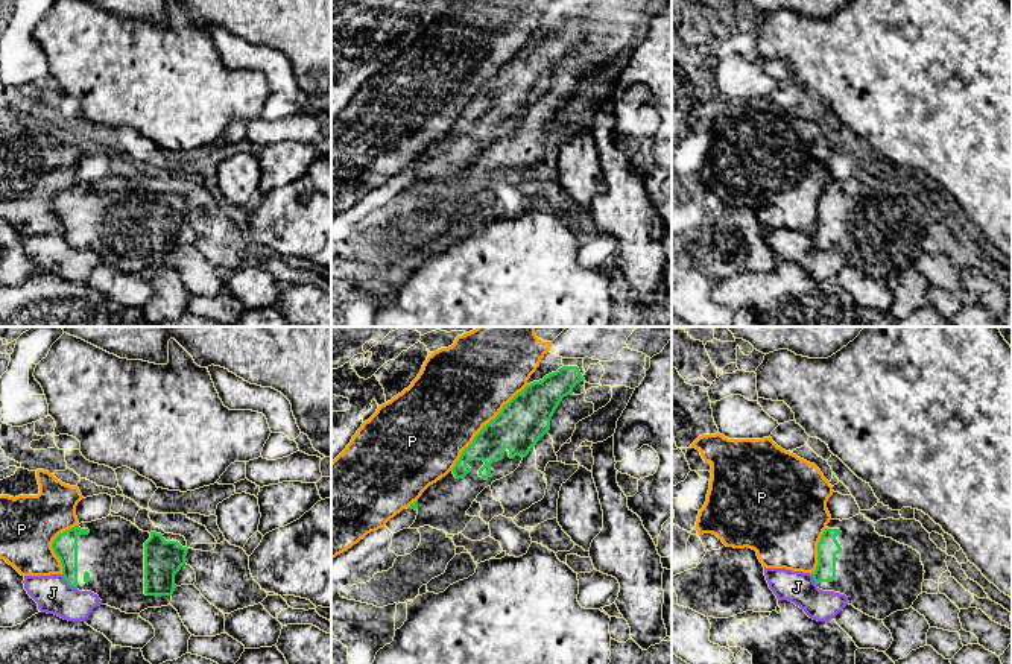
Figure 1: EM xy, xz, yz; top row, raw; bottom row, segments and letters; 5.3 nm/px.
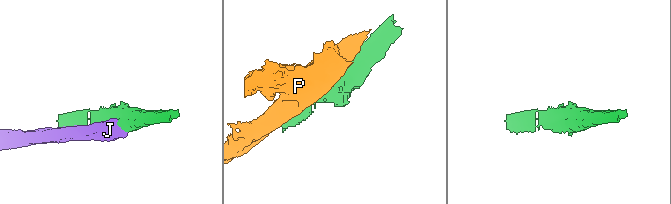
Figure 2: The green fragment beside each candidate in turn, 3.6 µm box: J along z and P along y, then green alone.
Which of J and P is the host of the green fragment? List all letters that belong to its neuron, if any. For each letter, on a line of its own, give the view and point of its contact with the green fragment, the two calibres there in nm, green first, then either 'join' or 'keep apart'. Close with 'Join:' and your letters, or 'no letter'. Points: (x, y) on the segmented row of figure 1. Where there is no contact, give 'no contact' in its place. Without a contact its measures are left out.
J: xy (69, 584) | 130/190 nm | keep apart
P: xz (485, 426) | 260/460 nm | keep apart
Join: no letter

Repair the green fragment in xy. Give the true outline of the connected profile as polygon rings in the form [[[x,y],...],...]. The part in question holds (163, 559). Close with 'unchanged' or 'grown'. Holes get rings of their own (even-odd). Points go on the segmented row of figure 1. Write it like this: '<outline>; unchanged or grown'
[[[106,517],[81,523],[59,533],[52,549],[62,565],[65,582],[99,596],[102,605],[126,614],[140,614],[147,608],[167,606],[176,588],[175,574],[185,564],[187,541],[181,535],[143,532],[122,517]]]; grown

